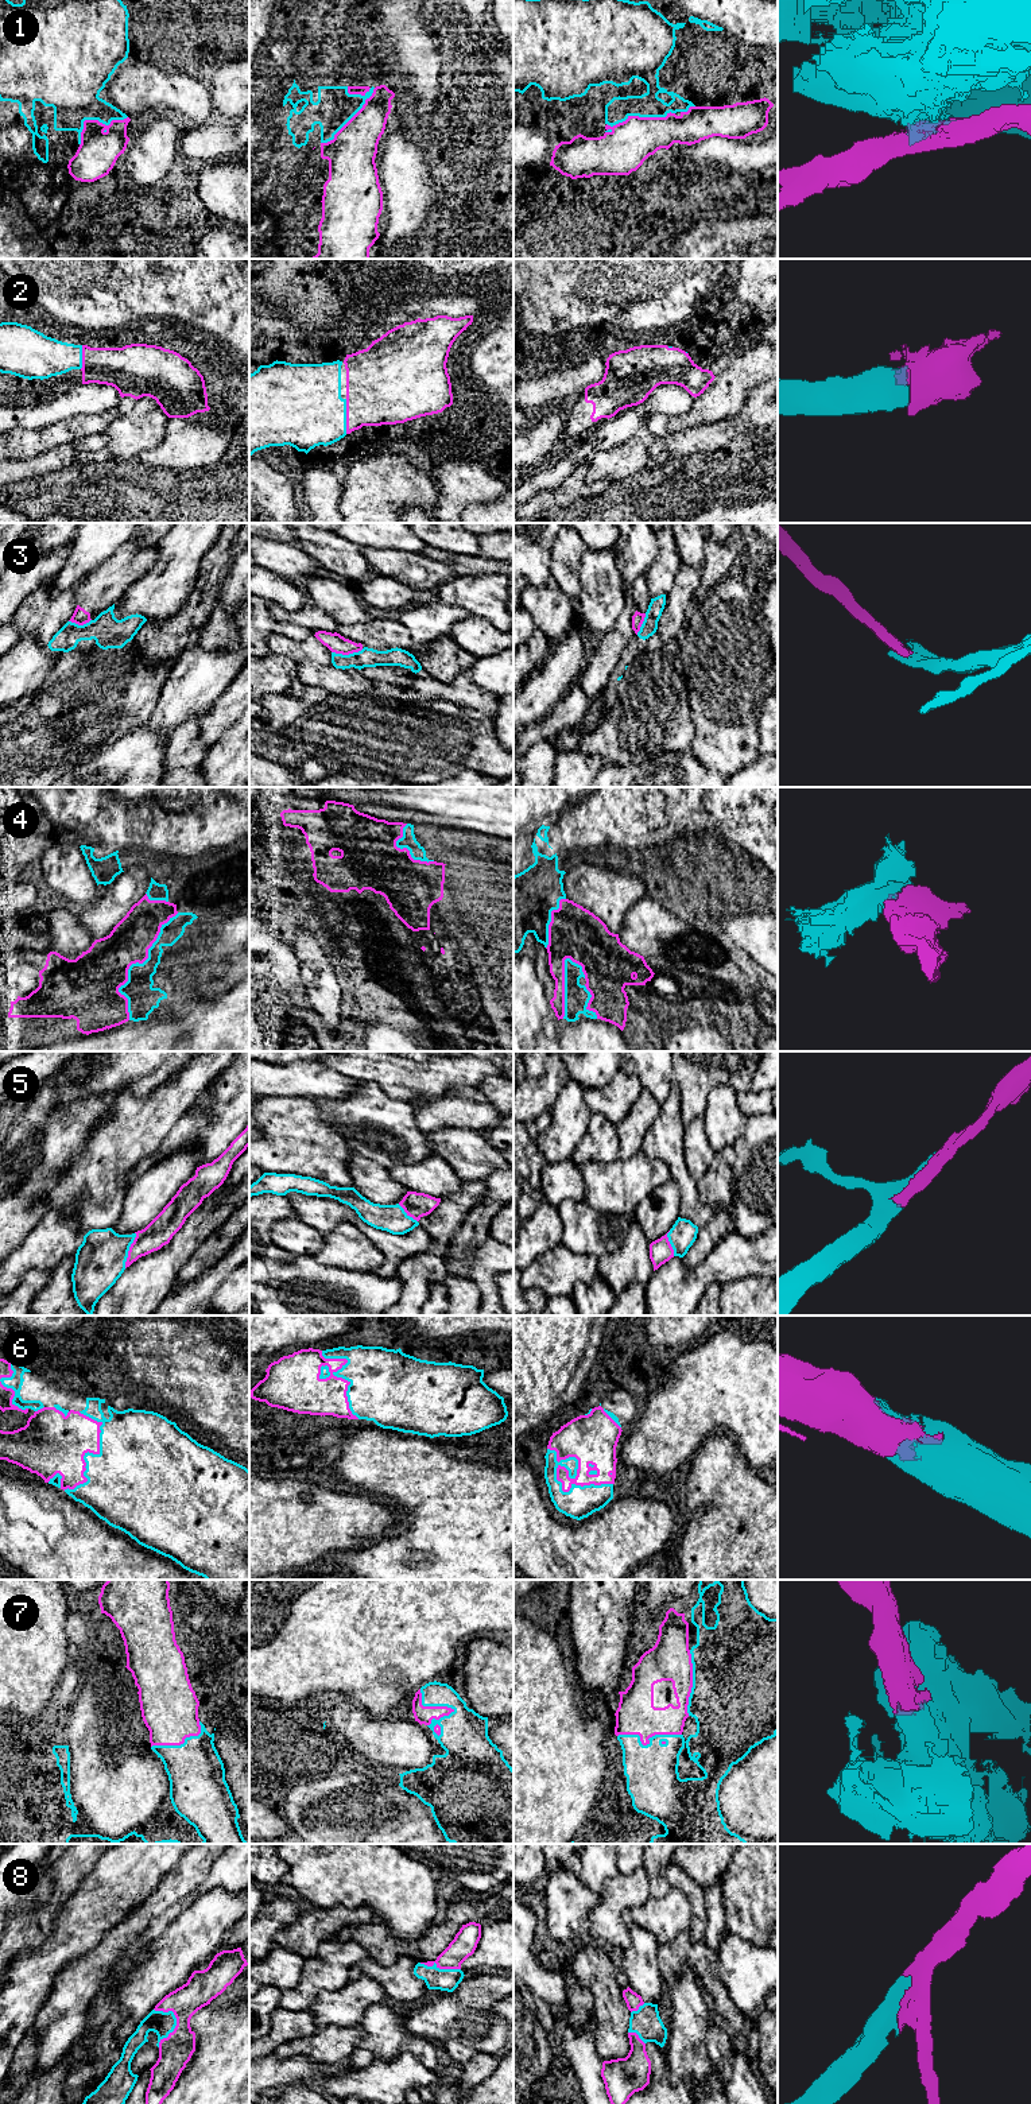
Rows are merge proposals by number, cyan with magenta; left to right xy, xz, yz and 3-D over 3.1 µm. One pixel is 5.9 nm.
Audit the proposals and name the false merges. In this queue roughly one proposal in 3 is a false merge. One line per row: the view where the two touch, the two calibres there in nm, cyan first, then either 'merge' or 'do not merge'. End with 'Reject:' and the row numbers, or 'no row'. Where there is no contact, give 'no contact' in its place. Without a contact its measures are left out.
1: xz | 220/280 nm | do not merge
2: xz | 460/380 nm | merge
3: xz | 110/110 nm | do not merge
4: xy | 180/300 nm | merge
5: xy | 300/160 nm | merge
6: yz | 190/110 nm | merge
7: xz | 280/110 nm | merge
8: xy | 140/200 nm | merge
Reject: 1, 3

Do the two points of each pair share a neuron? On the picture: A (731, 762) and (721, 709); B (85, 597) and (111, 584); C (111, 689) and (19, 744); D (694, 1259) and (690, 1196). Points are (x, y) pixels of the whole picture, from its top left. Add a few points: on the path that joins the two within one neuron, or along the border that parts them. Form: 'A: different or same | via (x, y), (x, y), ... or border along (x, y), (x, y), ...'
A: same | via (727, 748), (725, 723)
B: same | via (92, 595), (104, 586)
C: same | via (88, 701), (69, 720), (42, 737)
D: different | border along (725, 1211), (719, 1209), (698, 1228)

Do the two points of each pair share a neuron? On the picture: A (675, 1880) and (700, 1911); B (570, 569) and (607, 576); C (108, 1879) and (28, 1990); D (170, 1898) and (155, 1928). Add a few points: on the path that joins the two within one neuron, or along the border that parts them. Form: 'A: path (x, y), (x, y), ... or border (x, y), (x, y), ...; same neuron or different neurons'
A: path (683, 1884), (696, 1897), (698, 1903); same neuron
B: border (585, 547), (581, 554), (580, 595), (577, 597); different neurons
C: path (97, 1906), (69, 1942), (49, 1963); same neuron
D: border (186, 1894), (152, 1921), (143, 1933), (144, 1941); different neurons

